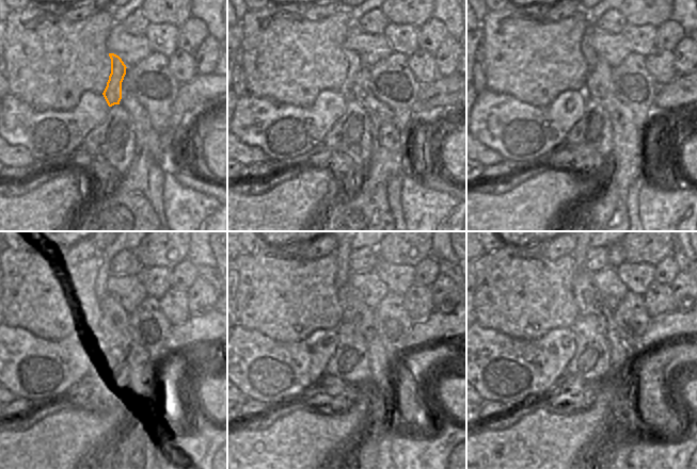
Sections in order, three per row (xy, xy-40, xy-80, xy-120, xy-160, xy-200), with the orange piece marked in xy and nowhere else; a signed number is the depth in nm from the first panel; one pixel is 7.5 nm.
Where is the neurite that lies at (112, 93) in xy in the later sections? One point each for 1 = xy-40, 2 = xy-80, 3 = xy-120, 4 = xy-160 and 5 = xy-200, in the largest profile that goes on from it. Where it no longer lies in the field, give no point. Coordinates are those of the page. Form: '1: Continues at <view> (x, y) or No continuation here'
1: Continues at xy-40 (354, 63)
2: Continues at xy-80 (588, 53)
3: Continues at xy-120 (105, 271)
4: Continues at xy-160 (342, 253)
5: Continues at xy-200 (579, 254)

